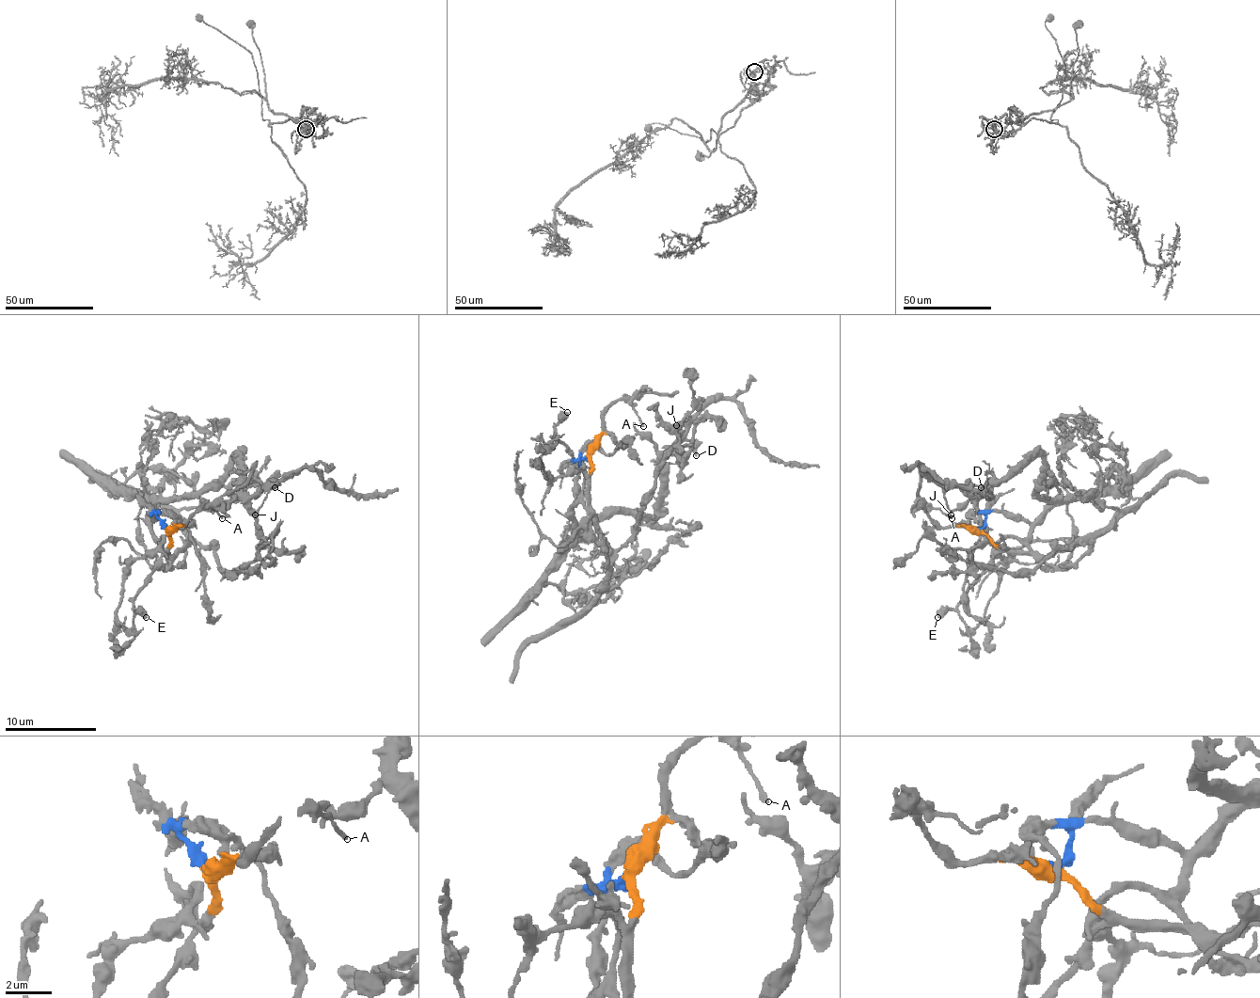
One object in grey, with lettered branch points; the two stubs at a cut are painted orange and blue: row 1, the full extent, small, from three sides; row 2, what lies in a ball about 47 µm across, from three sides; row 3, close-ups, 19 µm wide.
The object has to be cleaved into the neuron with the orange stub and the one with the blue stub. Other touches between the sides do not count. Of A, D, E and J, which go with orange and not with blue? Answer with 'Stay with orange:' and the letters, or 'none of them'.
Stay with orange: A, E

